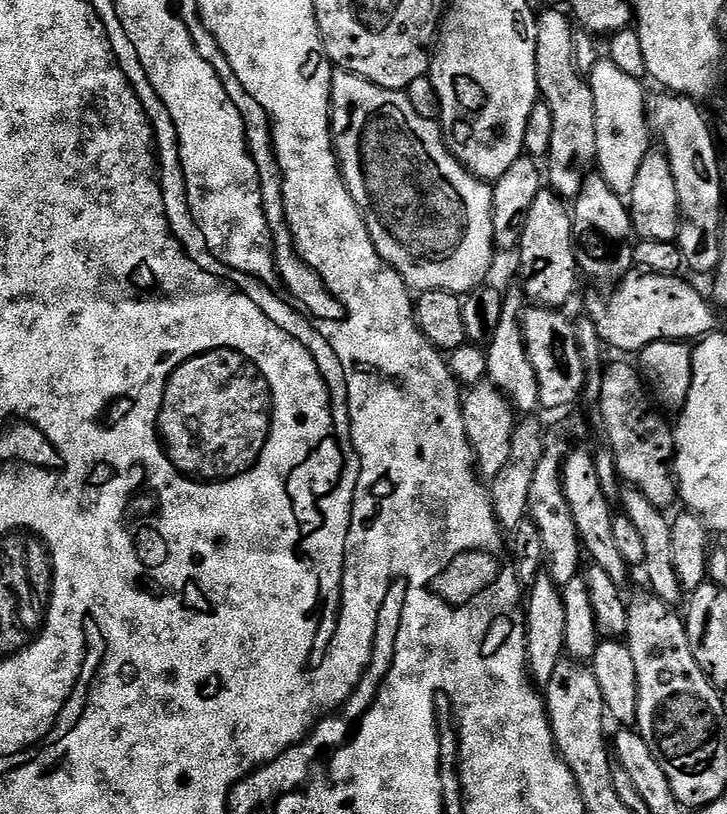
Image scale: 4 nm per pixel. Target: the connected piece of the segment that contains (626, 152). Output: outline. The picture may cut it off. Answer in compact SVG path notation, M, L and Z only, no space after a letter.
M600 59L587 77L594 94L594 114L596 115L596 162L595 167L602 178L625 198L631 197L634 178L638 178L638 166L650 151L650 129L648 126L648 106L644 96L644 84L630 78L623 70L618 70L614 62Z

